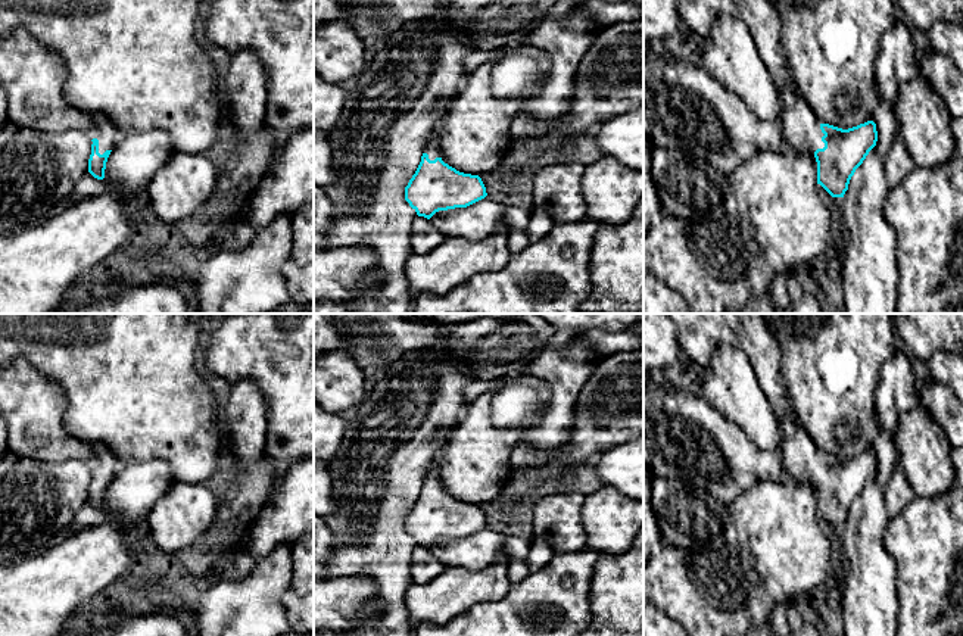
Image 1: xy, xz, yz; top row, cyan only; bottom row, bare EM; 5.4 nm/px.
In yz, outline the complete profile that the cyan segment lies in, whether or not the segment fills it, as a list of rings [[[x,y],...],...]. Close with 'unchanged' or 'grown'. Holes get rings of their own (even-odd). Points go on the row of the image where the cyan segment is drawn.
[[[674,0],[682,22],[701,40],[705,40],[720,15],[739,18],[755,40],[755,46],[776,85],[780,103],[780,128],[788,146],[797,152],[807,152],[817,162],[817,184],[832,197],[844,197],[856,169],[863,163],[869,152],[876,146],[878,131],[873,121],[842,130],[829,124],[820,124],[805,99],[797,91],[794,74],[783,53],[783,19],[773,0]]]; grown

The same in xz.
[[[436,134],[426,143],[421,162],[405,187],[405,200],[427,219],[439,211],[467,208],[486,196],[479,175],[459,172],[445,162]]]; grown

